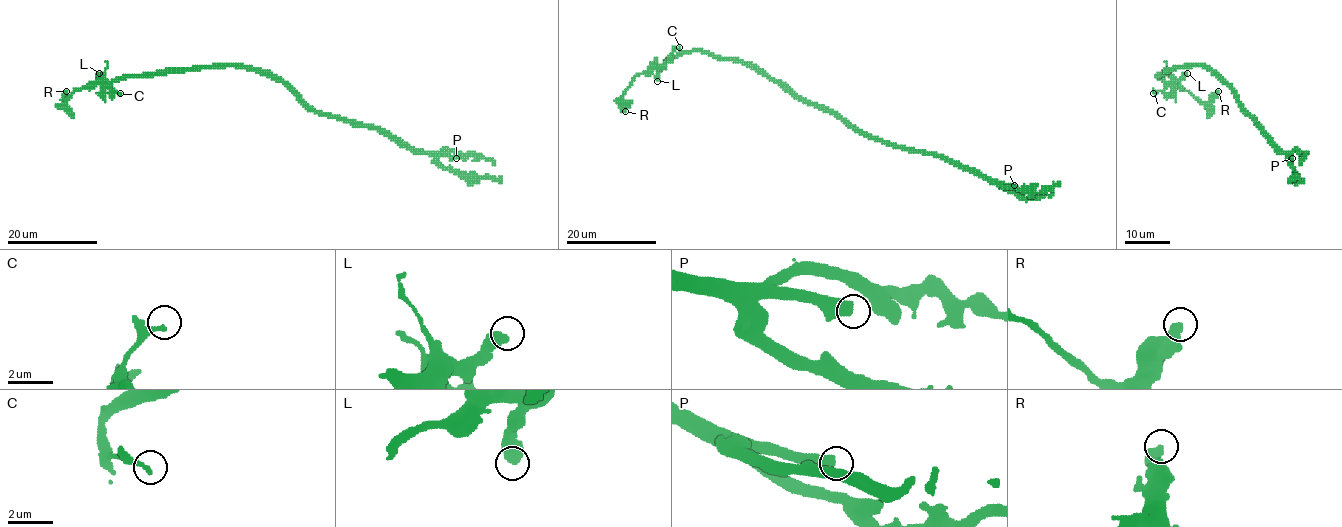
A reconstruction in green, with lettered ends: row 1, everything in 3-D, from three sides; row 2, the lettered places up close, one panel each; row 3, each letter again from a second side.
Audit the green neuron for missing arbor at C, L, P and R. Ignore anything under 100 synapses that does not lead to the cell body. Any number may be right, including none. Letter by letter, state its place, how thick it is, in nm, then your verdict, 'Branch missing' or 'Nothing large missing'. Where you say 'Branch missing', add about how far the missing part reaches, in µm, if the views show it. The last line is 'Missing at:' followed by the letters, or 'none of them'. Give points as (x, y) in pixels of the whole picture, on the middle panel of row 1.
C: Place: (679, 47). Thickness 220 nm. Nothing large missing
L: Place: (657, 81). Thickness 550 nm. Nothing large missing
P: Place: (1014, 185). Thickness 600 nm. Branch missing. Missing length about 35 µm
R: Place: (625, 111). Thickness 500 nm. Nothing large missing
Missing at: P

